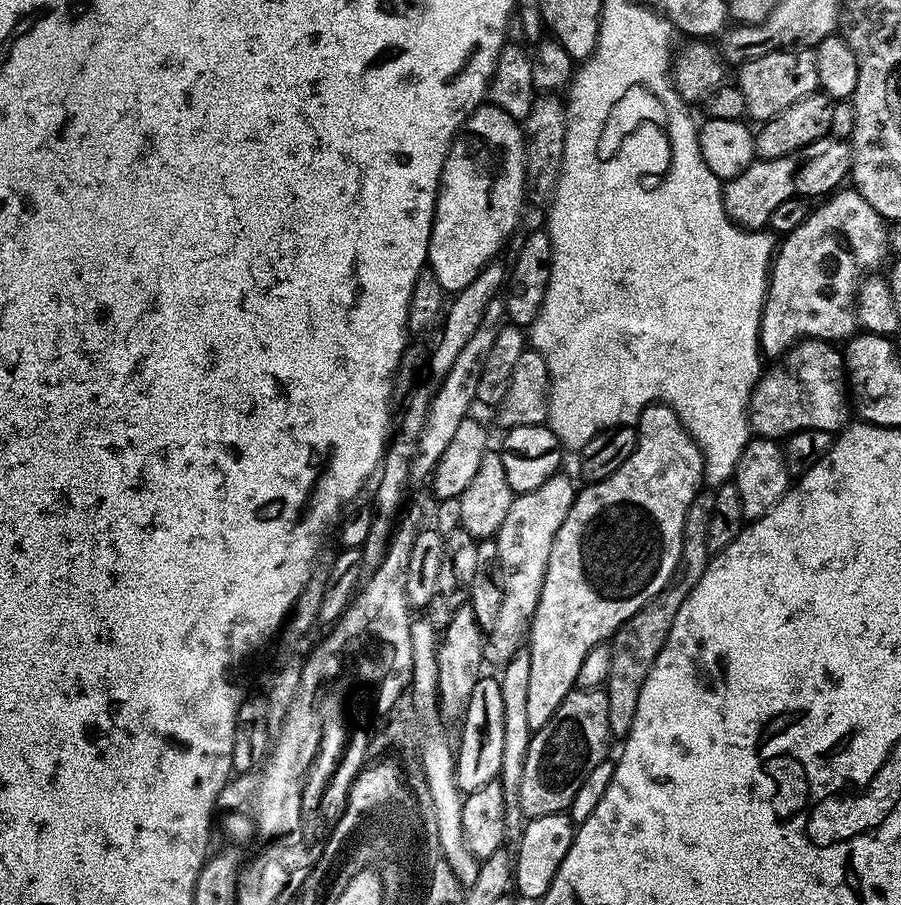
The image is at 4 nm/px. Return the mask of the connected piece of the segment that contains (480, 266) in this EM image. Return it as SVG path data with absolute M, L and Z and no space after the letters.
M481 106L457 136L444 167L428 264L445 292L460 293L508 244L520 224L528 192L528 141L521 121L495 106Z

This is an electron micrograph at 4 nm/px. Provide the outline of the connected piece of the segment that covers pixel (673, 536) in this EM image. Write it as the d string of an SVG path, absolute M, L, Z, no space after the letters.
M657 404L647 408L639 421L638 428L640 433L638 450L630 458L630 462L626 462L626 466L622 466L622 470L618 470L618 474L614 474L614 478L606 478L606 482L601 484L588 484L585 487L585 492L583 489L577 495L574 510L570 510L570 518L566 518L562 530L558 530L558 538L554 542L554 550L550 554L550 566L546 574L542 598L538 602L538 610L534 614L532 627L526 637L527 647L532 654L530 658L529 727L533 730L539 730L542 726L546 726L546 722L550 722L550 718L554 718L558 706L562 706L565 698L574 691L578 682L578 674L582 674L582 662L586 662L586 654L590 654L590 650L594 650L598 645L611 641L623 624L630 622L630 618L634 618L634 614L641 612L655 596L662 594L662 590L673 580L676 568L680 565L680 559L684 553L684 531L688 525L688 511L706 484L704 456L700 453L700 448L696 445L693 436L689 434L686 425L680 421L679 414L666 404Z

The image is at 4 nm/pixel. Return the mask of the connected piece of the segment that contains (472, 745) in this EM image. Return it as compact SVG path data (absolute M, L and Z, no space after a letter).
M482 678L476 684L474 694L466 706L468 712L464 716L464 741L458 744L459 755L463 758L456 761L456 780L457 786L464 794L471 794L482 790L488 783L495 781L500 775L502 766L502 754L504 753L504 730L506 728L506 706L502 702L502 686L499 679Z

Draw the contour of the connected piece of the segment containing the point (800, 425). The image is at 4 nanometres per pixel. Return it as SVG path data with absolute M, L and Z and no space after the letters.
M803 340L798 347L783 357L781 364L784 364L781 368L776 369L769 376L767 373L761 379L752 394L750 423L757 437L780 442L796 432L811 428L836 434L849 427L854 412L850 407L850 384L846 379L846 360L839 347L830 345L824 340Z

